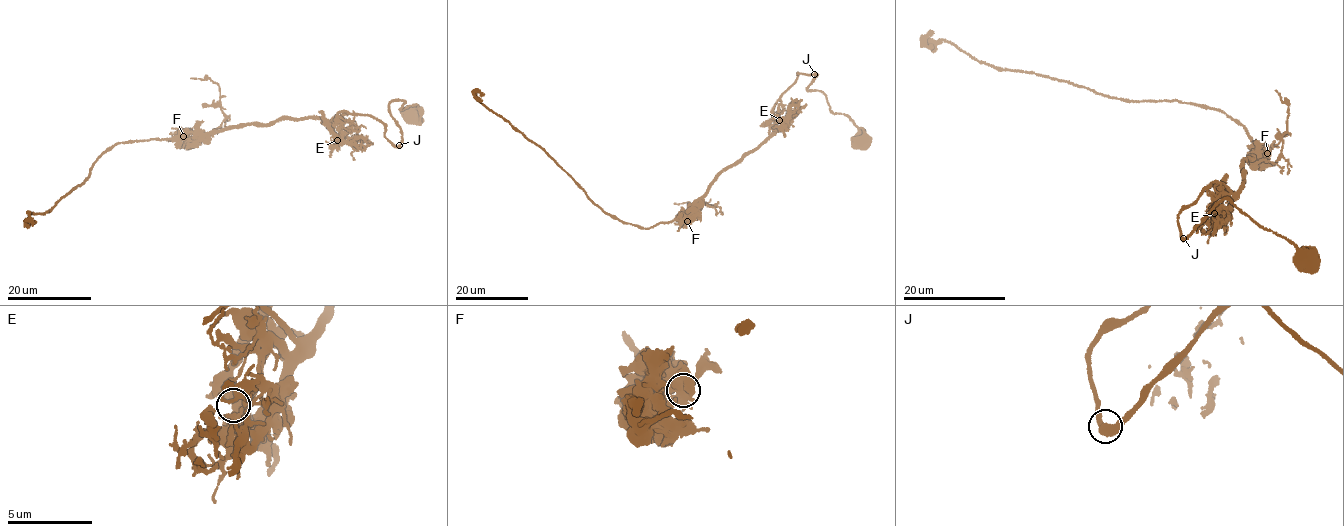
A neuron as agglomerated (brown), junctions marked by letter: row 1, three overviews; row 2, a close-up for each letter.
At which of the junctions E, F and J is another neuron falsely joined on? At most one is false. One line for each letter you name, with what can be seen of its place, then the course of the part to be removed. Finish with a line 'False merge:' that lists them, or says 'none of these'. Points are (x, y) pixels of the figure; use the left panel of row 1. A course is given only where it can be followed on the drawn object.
F: at (183, 136); foreign part runs (183, 136), (192, 142), (201, 141), (219, 127), (224, 117), (220, 109), (219, 86), (208, 78), (191, 78)
False merge: F

